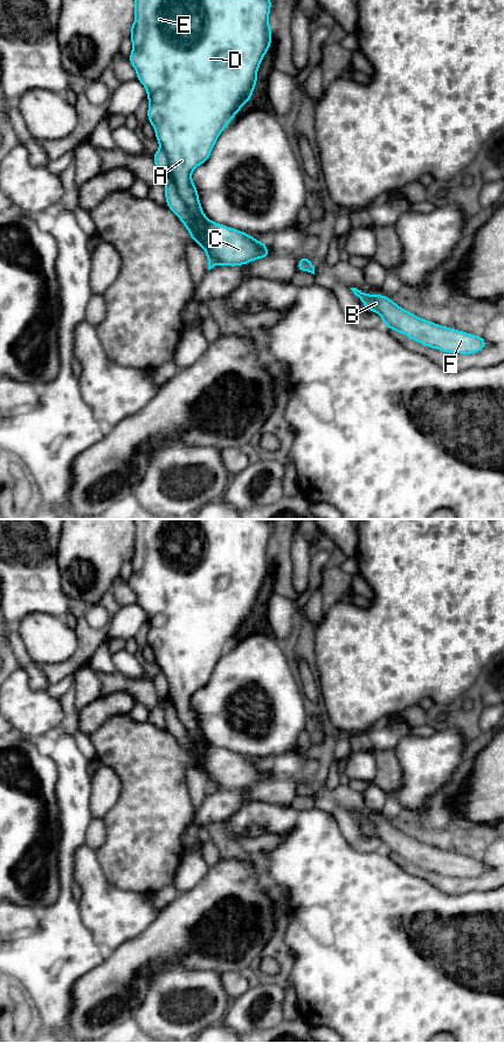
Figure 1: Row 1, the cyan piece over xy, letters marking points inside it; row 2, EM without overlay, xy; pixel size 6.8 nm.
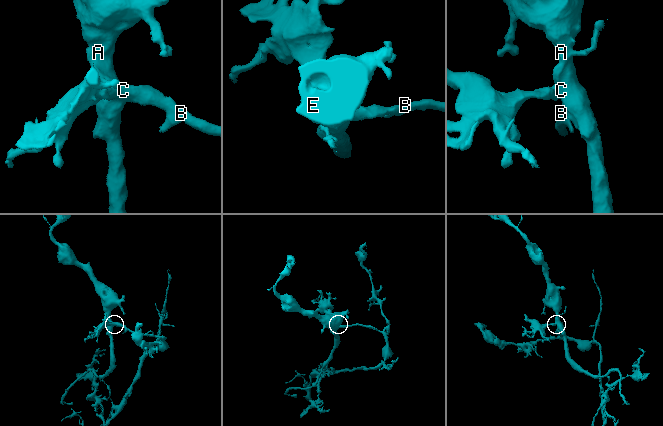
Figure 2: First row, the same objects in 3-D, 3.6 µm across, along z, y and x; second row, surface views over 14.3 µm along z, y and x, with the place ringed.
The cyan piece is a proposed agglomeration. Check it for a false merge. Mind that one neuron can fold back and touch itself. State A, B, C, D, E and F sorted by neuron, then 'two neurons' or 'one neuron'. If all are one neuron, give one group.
A D E / B C F | two neurons

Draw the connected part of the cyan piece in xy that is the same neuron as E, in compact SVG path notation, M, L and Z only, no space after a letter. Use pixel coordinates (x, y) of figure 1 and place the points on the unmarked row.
M133 519L134 547L129 580L139 605L147 616L147 645L156 655L156 663L166 676L173 707L185 730L201 747L208 741L202 735L192 696L205 688L229 645L253 623L260 588L271 571L271 553L268 547L271 533L269 519Z

